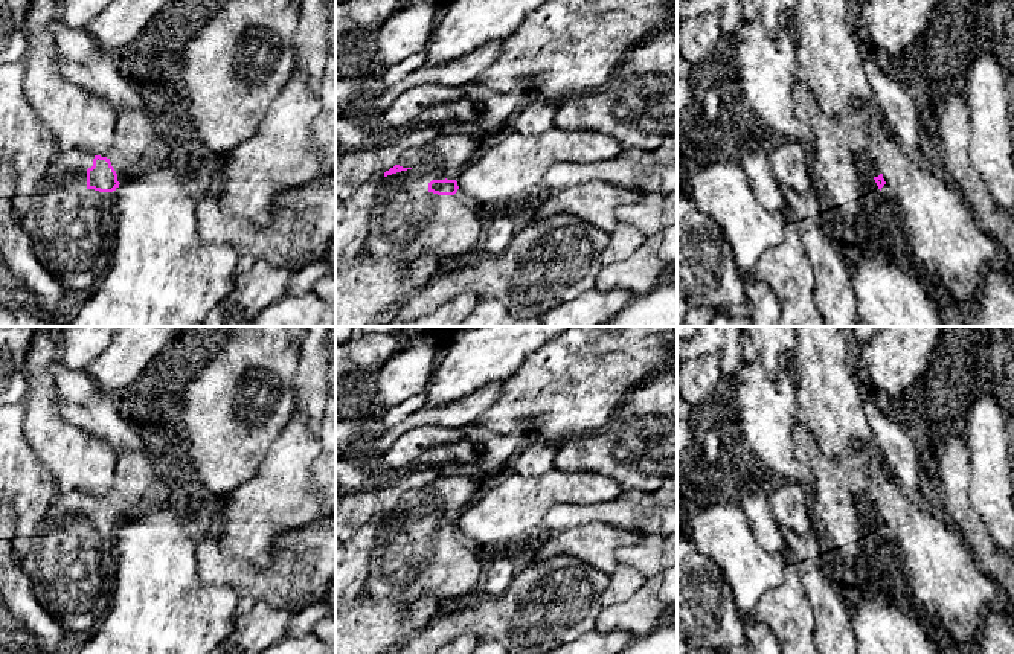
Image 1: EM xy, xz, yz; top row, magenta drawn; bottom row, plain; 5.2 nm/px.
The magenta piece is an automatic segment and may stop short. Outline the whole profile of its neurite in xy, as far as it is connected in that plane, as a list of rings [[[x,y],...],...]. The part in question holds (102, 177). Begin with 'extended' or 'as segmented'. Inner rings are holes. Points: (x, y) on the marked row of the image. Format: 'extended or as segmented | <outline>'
extended | [[[146,105],[122,110],[116,142],[102,157],[85,149],[58,152],[38,183],[23,226],[32,238],[34,255],[58,279],[67,297],[90,293],[108,273],[116,245],[119,184],[143,168],[154,136],[156,127]]]

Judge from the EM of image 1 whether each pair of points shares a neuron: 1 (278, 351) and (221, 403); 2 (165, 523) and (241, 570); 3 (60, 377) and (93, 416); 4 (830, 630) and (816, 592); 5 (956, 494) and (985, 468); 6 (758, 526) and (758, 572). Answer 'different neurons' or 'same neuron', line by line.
1: same neuron
2: different neurons
3: same neuron
4: same neuron
5: different neurons
6: different neurons

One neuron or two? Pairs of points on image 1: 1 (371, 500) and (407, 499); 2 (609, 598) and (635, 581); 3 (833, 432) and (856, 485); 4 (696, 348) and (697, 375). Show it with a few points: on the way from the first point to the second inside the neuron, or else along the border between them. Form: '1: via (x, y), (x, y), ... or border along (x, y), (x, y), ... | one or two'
1: border along (430, 482), (410, 488), (385, 514) | two
2: via (615, 593), (628, 581) | one
3: border along (811, 436), (827, 455), (839, 459) | two
4: border along (693, 357), (714, 354), (723, 377) | two

